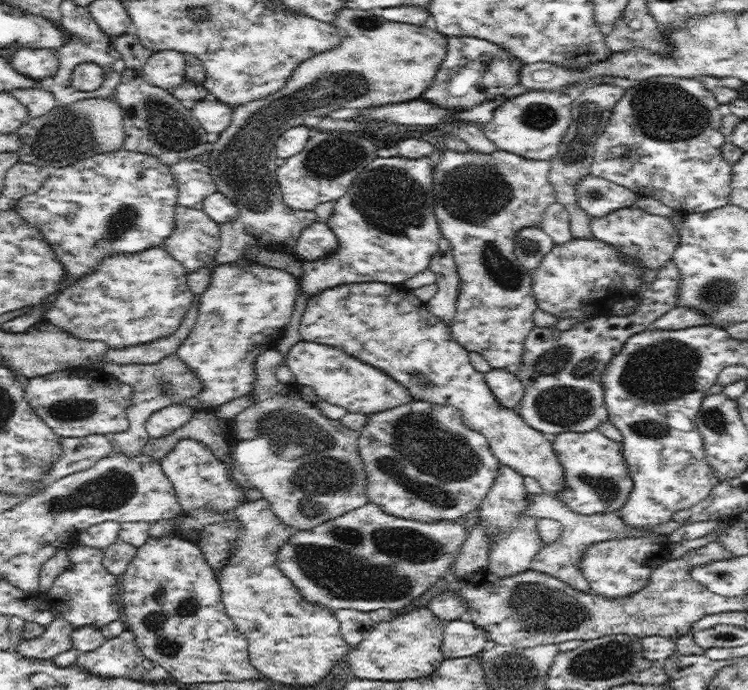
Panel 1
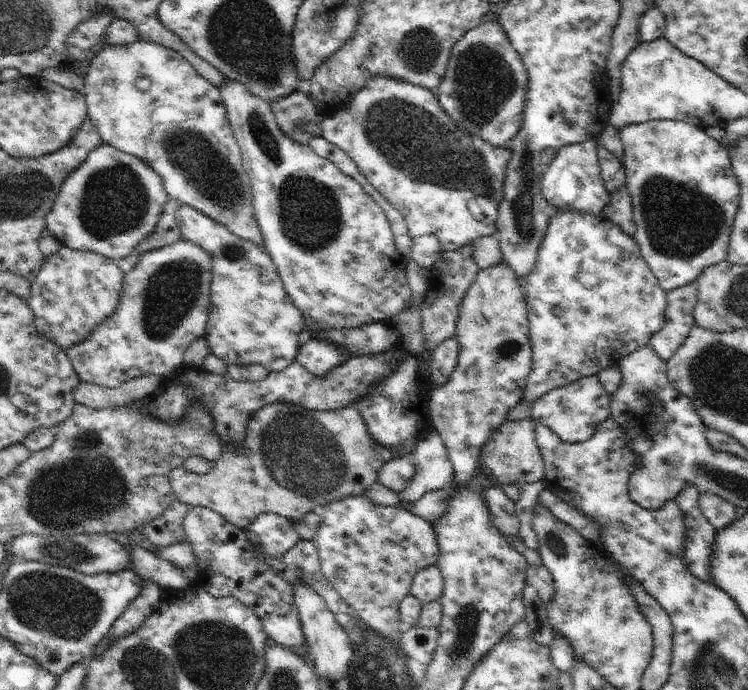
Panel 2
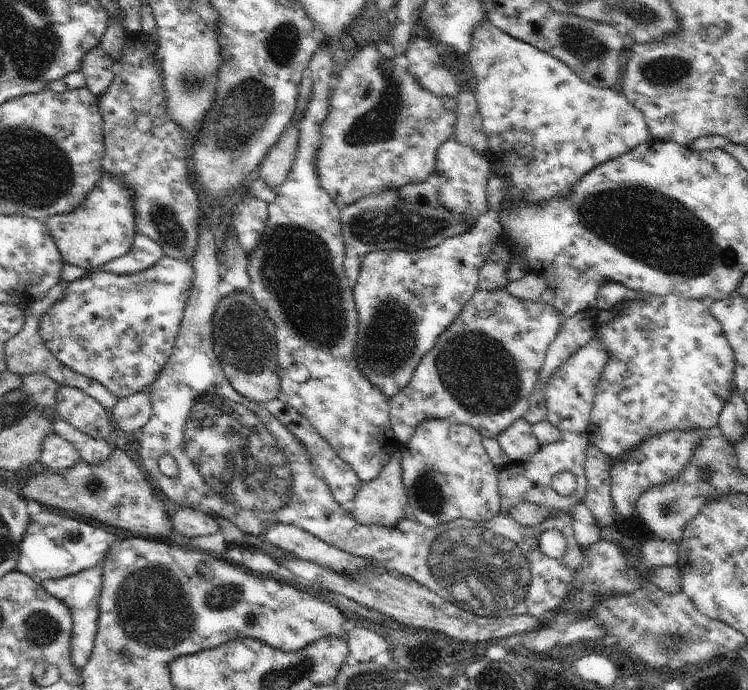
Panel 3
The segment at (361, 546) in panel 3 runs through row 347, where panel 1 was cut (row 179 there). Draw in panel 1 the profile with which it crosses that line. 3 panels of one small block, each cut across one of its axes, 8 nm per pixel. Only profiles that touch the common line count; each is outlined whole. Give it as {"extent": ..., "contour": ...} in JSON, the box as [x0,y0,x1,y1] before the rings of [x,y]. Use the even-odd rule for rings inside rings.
{"extent":[170,159,218,209],"contour":[[[184,159],[171,165],[170,172],[178,189],[177,204],[202,209],[204,198],[218,191],[210,168],[202,161]]]}

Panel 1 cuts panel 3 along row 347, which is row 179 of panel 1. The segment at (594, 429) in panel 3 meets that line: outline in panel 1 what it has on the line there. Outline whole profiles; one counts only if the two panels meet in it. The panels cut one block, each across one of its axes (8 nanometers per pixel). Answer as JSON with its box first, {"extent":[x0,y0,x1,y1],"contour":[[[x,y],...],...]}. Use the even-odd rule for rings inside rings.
{"extent":[590,77,732,215],"contour":[[[652,77],[641,80],[638,85],[626,89],[624,96],[615,104],[615,108],[608,124],[604,127],[602,134],[595,142],[595,150],[591,160],[590,174],[592,176],[605,178],[610,182],[625,186],[641,196],[650,196],[666,206],[670,206],[676,212],[687,215],[688,213],[703,213],[714,210],[730,203],[730,183],[732,183],[732,165],[722,156],[721,148],[726,138],[722,134],[723,116],[718,110],[719,102],[712,94],[711,90],[706,89],[704,84],[695,78],[684,77]]]}

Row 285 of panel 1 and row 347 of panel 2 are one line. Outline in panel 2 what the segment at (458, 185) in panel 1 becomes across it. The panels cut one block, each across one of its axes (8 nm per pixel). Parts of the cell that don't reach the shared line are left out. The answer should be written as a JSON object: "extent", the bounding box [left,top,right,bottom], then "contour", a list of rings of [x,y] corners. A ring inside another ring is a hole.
{"extent":[428,263,533,487],"contour":[[[506,263],[481,269],[458,310],[458,322],[454,330],[460,347],[457,365],[450,380],[442,388],[429,393],[428,414],[433,428],[448,449],[448,456],[455,470],[456,487],[468,486],[474,478],[482,446],[486,444],[490,434],[506,421],[508,412],[521,402],[526,381],[532,372],[533,345],[529,337],[527,300],[525,290],[519,282],[514,270]]]}

